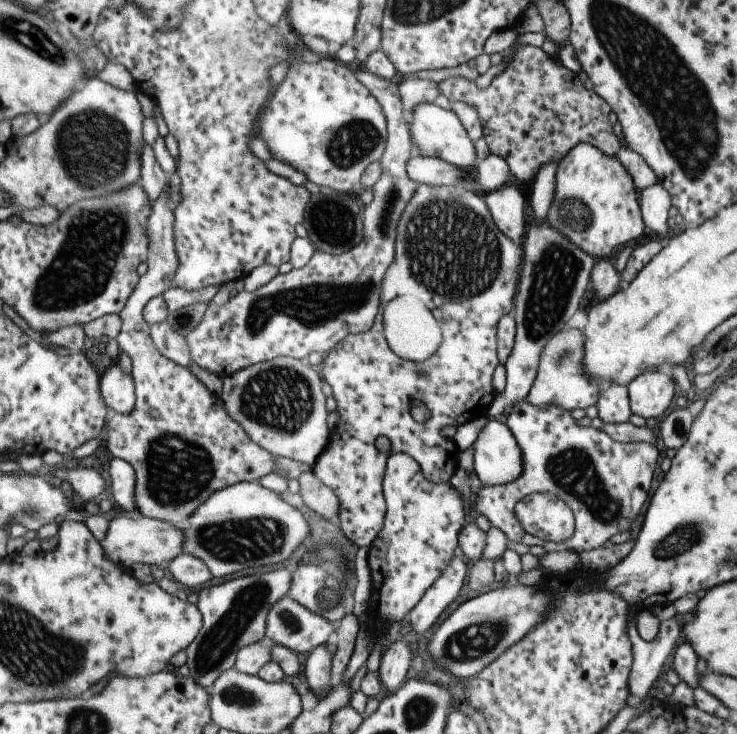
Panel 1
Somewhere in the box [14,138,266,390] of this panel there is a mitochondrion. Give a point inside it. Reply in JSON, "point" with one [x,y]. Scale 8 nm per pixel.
{"point":[78,273]}

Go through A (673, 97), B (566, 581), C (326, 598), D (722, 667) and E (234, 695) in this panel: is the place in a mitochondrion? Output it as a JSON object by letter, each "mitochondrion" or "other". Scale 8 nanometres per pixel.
{"A":"mitochondrion","B":"other","C":"mitochondrion","D":"other","E":"mitochondrion"}

